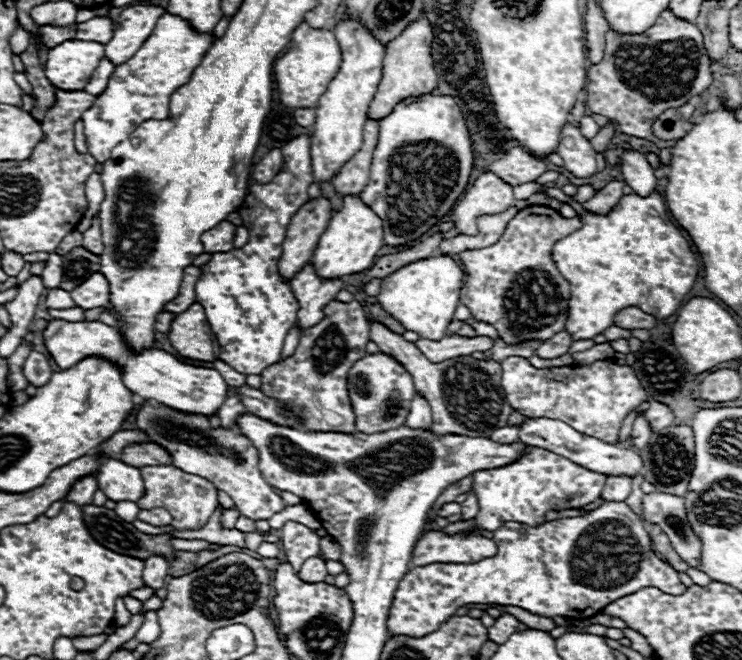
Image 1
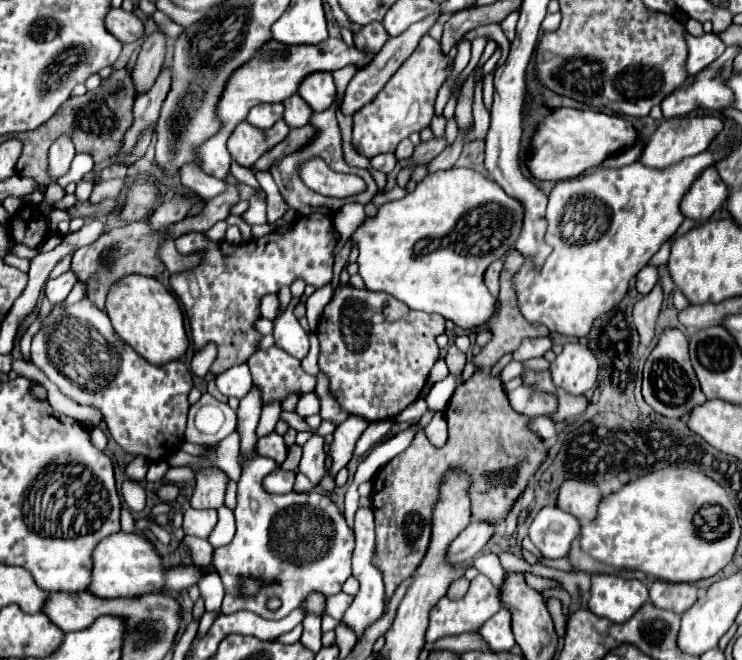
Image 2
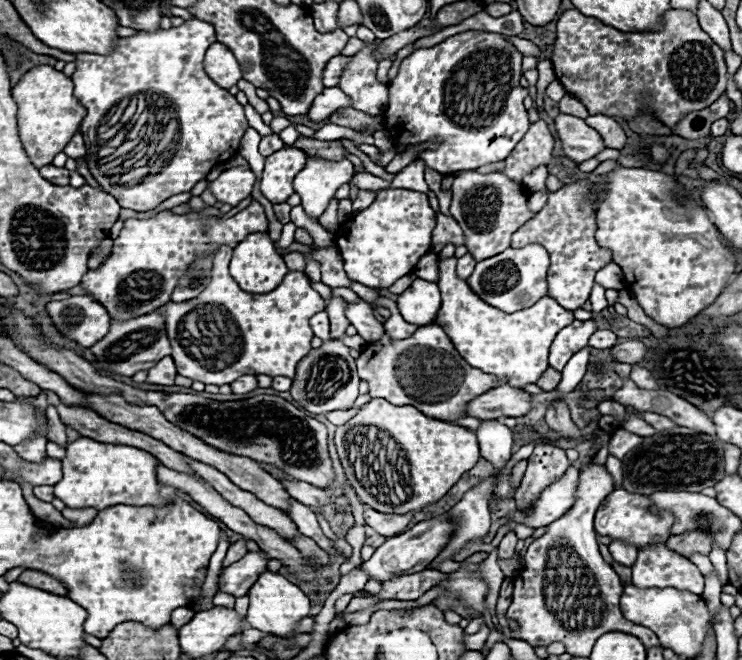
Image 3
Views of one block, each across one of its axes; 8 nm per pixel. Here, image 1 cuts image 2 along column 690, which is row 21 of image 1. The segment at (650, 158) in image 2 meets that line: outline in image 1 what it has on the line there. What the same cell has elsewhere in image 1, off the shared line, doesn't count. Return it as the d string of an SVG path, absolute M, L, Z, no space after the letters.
M128 6L116 18L112 40L106 44L106 58L116 66L126 62L152 34L156 20L164 14L158 6Z

